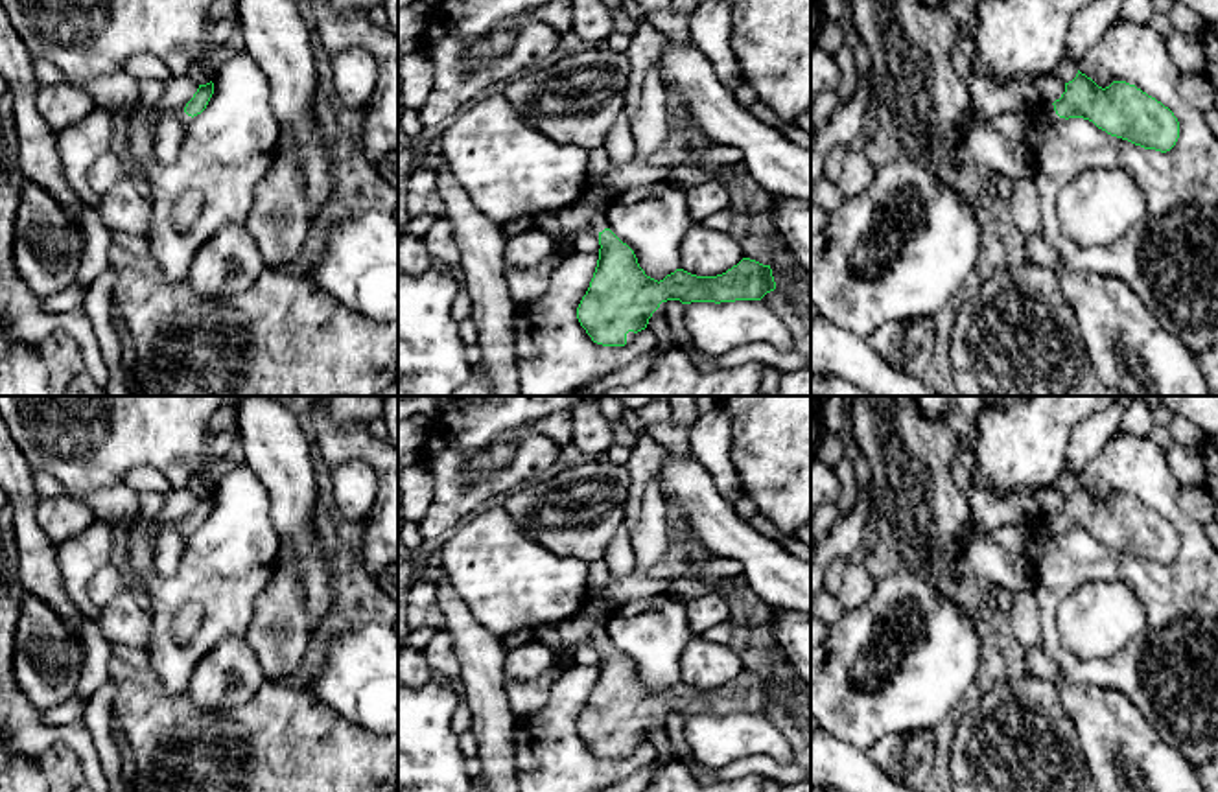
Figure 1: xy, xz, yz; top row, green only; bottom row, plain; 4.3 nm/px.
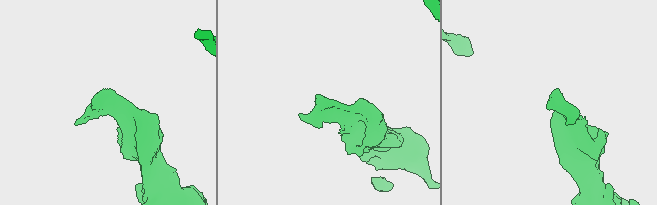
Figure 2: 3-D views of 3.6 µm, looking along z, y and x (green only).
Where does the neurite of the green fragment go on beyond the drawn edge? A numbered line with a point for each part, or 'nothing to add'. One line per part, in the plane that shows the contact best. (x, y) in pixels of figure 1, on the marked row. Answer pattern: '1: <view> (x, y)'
1: yz (1034, 124)

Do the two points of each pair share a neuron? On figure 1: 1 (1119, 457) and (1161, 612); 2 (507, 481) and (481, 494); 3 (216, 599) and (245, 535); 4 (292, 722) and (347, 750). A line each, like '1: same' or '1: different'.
1: same
2: same
3: same
4: same

